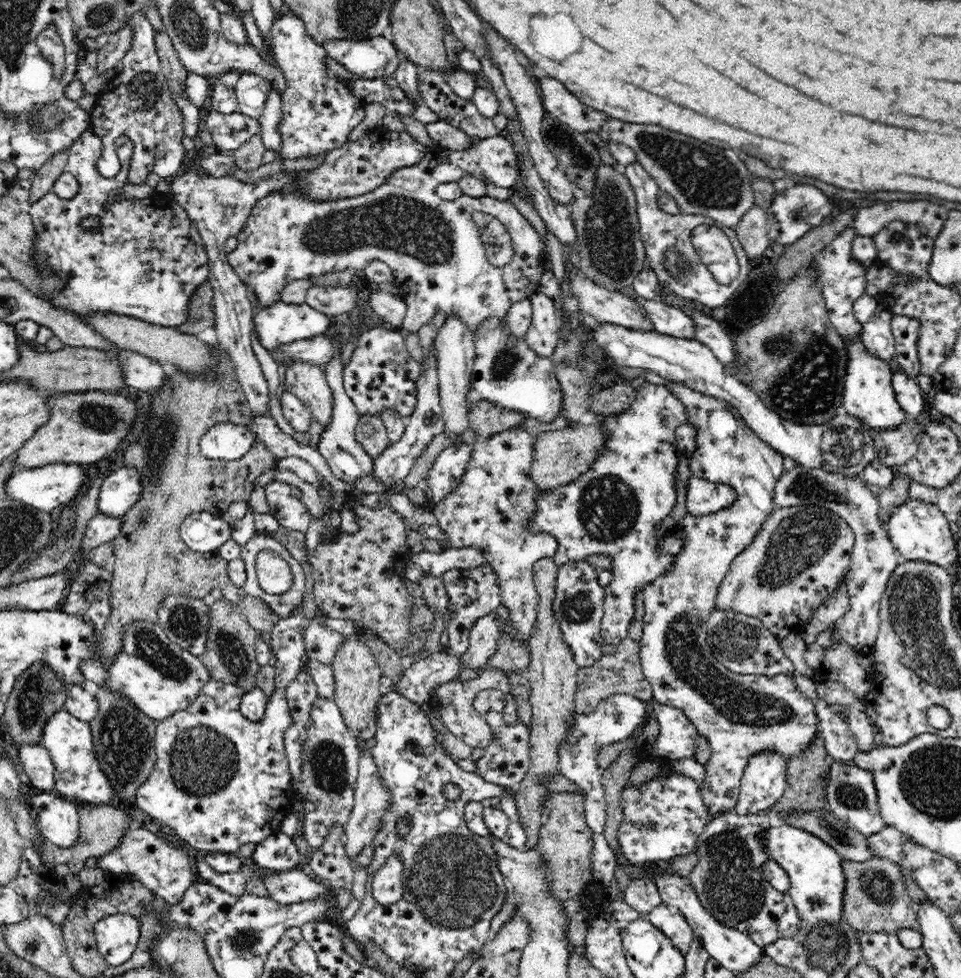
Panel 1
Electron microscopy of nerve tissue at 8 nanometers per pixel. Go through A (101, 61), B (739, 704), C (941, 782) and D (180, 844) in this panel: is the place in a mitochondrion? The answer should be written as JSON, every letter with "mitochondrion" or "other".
{"A":"other","B":"mitochondrion","C":"mitochondrion","D":"other"}

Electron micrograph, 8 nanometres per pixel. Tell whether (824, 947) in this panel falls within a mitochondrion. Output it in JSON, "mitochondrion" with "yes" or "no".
{"mitochondrion":"yes"}

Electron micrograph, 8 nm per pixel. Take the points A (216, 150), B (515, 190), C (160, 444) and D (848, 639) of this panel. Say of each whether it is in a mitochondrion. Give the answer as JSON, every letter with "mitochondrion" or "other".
{"A":"other","B":"other","C":"mitochondrion","D":"other"}

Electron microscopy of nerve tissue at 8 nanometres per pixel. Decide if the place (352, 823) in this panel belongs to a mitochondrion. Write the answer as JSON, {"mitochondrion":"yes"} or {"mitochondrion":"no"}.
{"mitochondrion":"no"}

